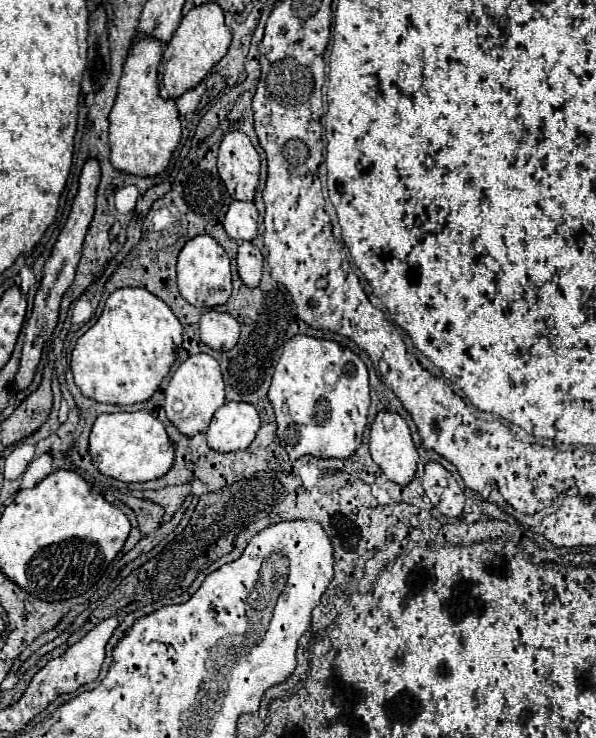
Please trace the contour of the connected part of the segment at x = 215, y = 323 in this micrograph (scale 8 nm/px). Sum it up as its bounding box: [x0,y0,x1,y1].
[200,310,240,350]

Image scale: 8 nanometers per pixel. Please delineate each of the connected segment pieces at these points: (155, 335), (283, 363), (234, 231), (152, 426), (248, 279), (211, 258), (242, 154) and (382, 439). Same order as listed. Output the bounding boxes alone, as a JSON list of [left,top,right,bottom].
[[72,288,182,402],[268,336,370,462],[222,202,258,240],[88,412,174,482],[236,242,262,288],[176,236,232,308],[218,132,260,200],[370,412,418,486]]

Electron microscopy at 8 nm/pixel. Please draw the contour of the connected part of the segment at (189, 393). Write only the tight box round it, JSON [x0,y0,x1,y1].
[164,354,226,436]

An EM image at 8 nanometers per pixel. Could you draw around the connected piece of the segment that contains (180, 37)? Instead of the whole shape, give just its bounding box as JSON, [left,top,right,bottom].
[160,2,232,98]

